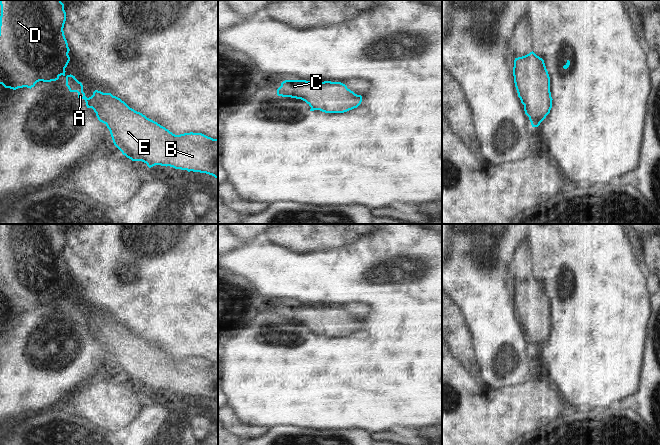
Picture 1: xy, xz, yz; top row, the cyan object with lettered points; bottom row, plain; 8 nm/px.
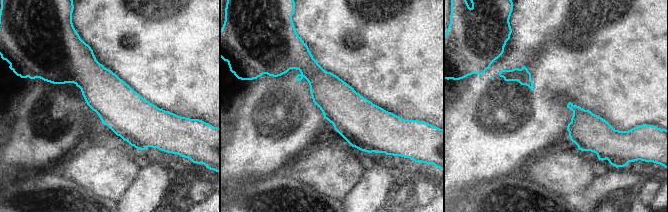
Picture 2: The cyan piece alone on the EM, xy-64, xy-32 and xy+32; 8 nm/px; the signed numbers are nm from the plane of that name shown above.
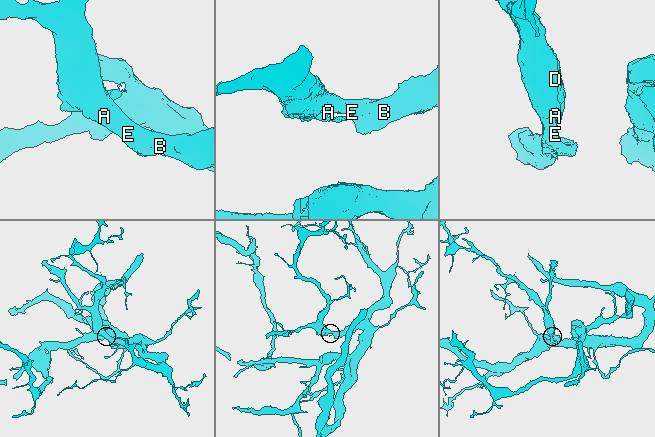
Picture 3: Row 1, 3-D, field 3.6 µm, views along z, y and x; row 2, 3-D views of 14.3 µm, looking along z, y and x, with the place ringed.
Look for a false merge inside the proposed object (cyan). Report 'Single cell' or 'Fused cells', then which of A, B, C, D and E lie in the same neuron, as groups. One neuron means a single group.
Fused cells. Groups: A / B C D E.

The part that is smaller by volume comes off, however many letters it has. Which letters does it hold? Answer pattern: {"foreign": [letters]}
{"foreign": ["A"]}

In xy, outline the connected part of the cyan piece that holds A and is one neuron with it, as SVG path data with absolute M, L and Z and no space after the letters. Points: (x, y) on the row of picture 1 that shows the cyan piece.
M67 75L66 76L66 86L68 87L70 92L77 92L79 99L84 99L86 102L87 108L92 108L90 105L90 100L92 97L87 98L85 96L85 93L83 92L83 85L81 82L79 82L75 76L73 75Z

